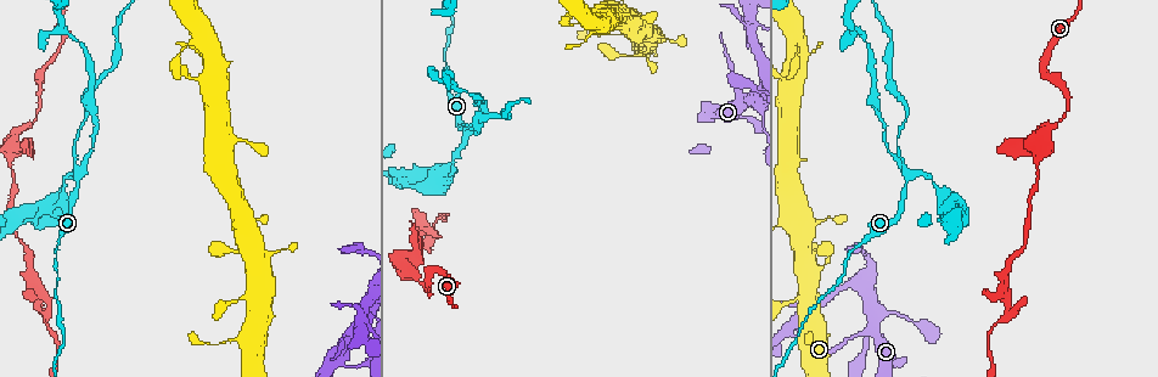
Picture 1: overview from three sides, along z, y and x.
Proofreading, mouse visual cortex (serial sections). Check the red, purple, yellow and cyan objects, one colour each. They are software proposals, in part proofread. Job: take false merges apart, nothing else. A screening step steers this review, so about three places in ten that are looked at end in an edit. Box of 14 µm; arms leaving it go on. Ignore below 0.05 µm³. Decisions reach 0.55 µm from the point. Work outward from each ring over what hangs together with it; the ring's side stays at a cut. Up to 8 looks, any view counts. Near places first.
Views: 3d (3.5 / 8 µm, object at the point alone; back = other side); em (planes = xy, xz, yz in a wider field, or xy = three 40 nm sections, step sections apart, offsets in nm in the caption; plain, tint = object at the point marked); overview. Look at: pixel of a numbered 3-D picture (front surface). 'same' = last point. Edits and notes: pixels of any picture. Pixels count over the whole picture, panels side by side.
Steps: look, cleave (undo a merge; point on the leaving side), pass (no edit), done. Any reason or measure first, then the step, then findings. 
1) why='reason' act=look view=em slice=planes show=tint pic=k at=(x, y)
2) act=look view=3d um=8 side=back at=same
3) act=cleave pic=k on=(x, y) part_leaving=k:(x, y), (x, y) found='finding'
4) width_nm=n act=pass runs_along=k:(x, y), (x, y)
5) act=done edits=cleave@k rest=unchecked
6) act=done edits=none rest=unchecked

why='two arms at a narrow angle' act=look view=3d um=8 pic=1 at=(75, 180)

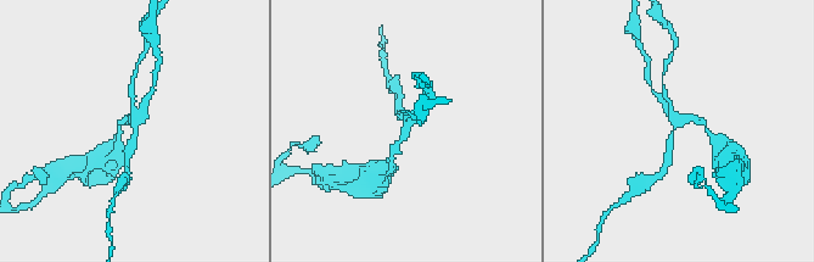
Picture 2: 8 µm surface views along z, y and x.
arms=4 arm_widths_nm=150,200,200,200 act=look view=em slice=xy step=1 show=tint pic=2 at=(674, 123)

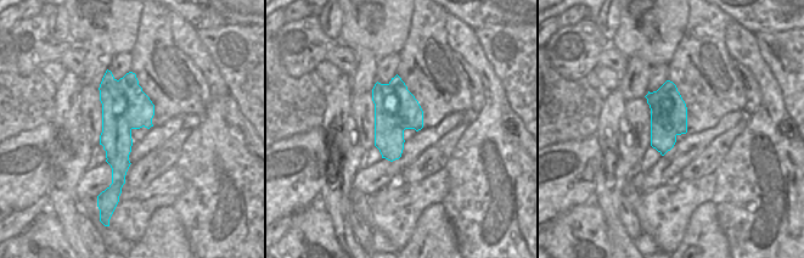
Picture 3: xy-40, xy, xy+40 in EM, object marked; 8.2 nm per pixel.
act=cleave pic=2 on=(396, 148) part_leaving=2:(409, 127), (393, 150), (391, 162) found='a second cell is stuck on'

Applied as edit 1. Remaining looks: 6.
act=look view=overview

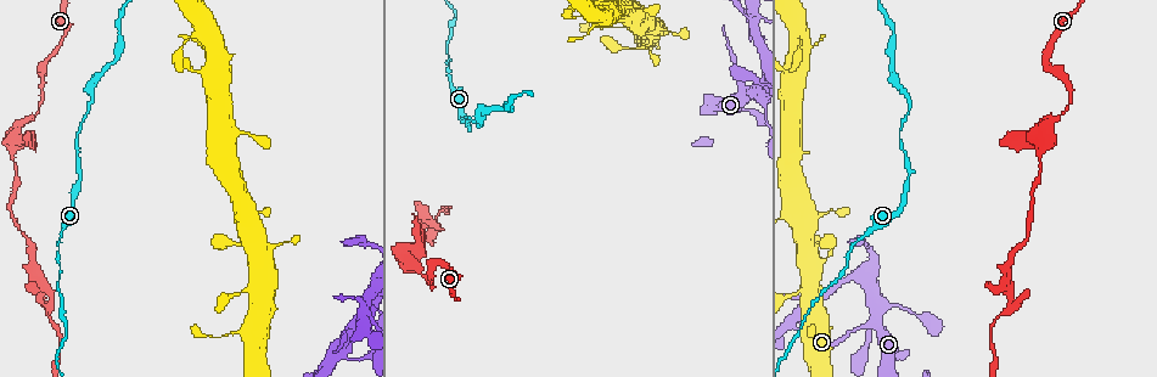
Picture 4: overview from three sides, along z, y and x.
why='sudden change in width' act=look view=3d um=3.5 pic=4 at=(1040, 171)

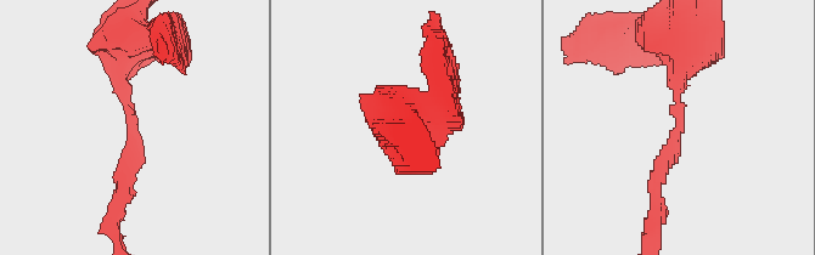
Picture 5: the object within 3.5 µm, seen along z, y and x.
arm_widths_nm=150,300 why='shape alone is not enough' act=look view=em slice=xy step=3 show=tint pic=5 at=(132, 128)

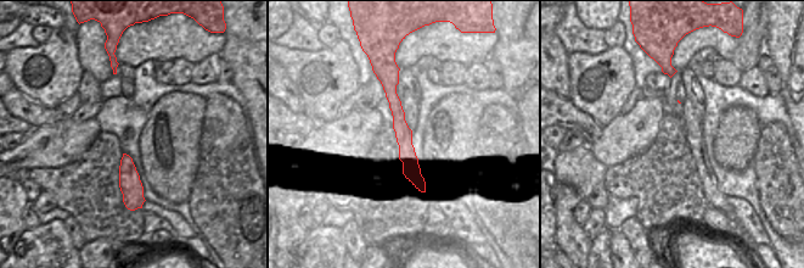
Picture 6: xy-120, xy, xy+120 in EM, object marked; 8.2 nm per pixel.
act=pass runs_along=5:(680, 51), (680, 129), (655, 181), (658, 204) found='continuous, no second cell'

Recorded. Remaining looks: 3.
why='sharp bend' act=look view=3d um=3.5 pic=4 at=(1009, 305)

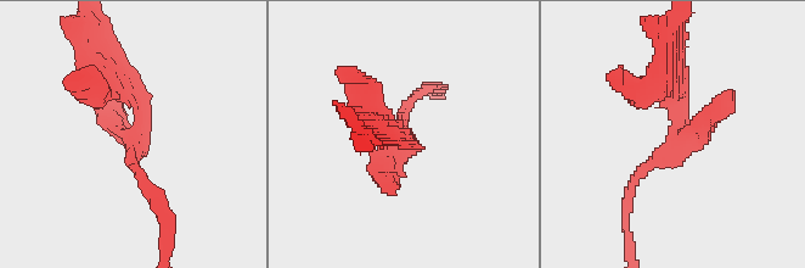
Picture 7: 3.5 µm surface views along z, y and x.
why='shape alone is not enough' act=look view=em slice=xy step=3 show=tint pic=7 at=(132, 137)

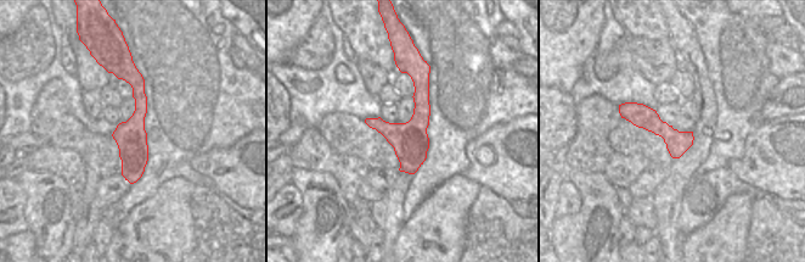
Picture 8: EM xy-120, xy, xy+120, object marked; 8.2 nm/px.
act=look view=em slice=xy step=2 show=tint at=same

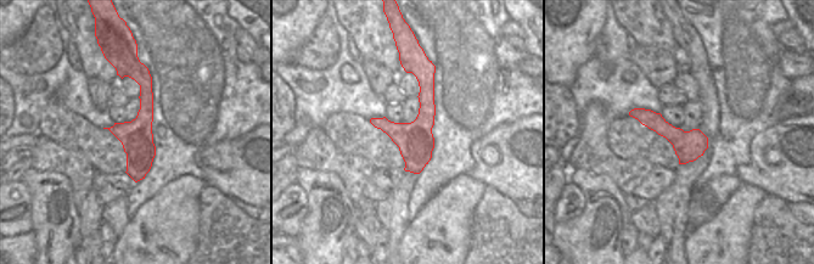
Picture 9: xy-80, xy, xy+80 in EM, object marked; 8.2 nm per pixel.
act=pass found='all the same cell'

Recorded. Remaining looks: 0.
act=done edits=cleave@2 rest=unchecked

